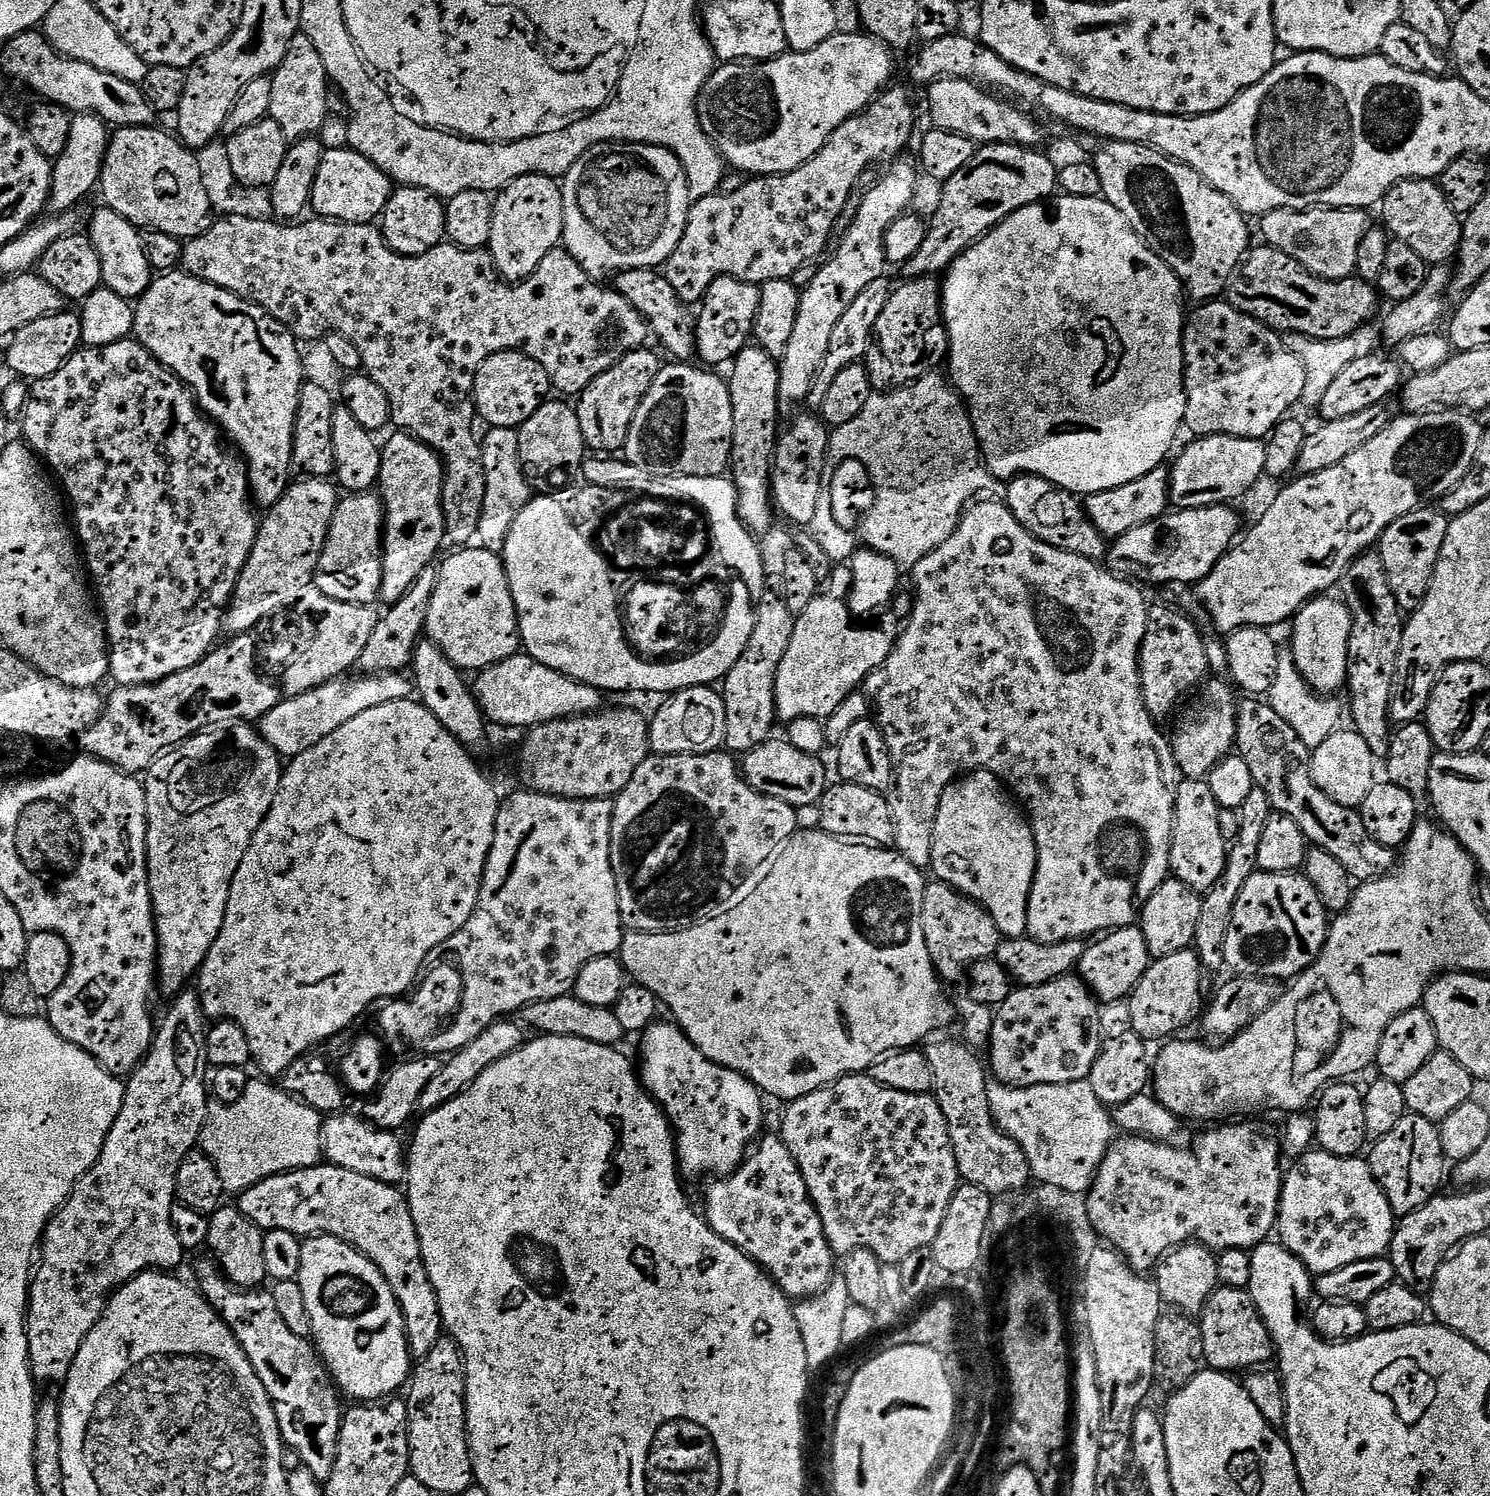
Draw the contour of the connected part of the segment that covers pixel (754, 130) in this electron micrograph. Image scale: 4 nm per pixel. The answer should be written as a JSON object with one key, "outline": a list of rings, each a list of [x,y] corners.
{"outline":[[[837,31],[835,36],[822,42],[822,46],[809,52],[789,50],[782,56],[763,62],[728,62],[712,73],[710,88],[713,92],[708,100],[706,116],[716,146],[731,167],[733,164],[738,171],[749,172],[747,175],[752,178],[785,176],[798,170],[824,149],[824,143],[851,116],[860,115],[893,83],[893,49],[875,36],[844,31]]]}

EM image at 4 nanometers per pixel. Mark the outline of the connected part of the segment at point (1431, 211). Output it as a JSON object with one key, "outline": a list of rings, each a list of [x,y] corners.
{"outline":[[[1404,180],[1396,184],[1384,196],[1383,208],[1383,227],[1399,243],[1410,246],[1410,250],[1429,266],[1447,265],[1447,260],[1457,255],[1462,239],[1462,220],[1436,180]]]}

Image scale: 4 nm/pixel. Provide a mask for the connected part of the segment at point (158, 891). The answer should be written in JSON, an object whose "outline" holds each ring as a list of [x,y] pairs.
{"outline":[[[240,722],[235,726],[229,727],[225,732],[228,732],[225,734],[225,736],[208,736],[212,734],[196,734],[193,735],[190,742],[185,742],[165,752],[164,755],[152,765],[150,769],[150,775],[147,777],[149,780],[146,780],[146,791],[148,794],[148,885],[152,891],[152,908],[156,911],[156,938],[160,942],[160,951],[158,953],[158,984],[159,987],[163,989],[163,991],[165,988],[166,991],[172,992],[171,994],[179,993],[181,989],[187,985],[184,983],[186,983],[187,980],[199,970],[200,963],[202,963],[203,960],[211,954],[211,952],[213,955],[214,949],[217,947],[218,941],[220,939],[220,931],[224,929],[224,919],[226,918],[226,910],[228,909],[228,899],[230,898],[230,890],[232,889],[232,883],[236,877],[236,871],[240,868],[242,858],[247,854],[248,847],[252,844],[253,834],[255,834],[256,831],[260,829],[260,824],[266,818],[268,811],[272,809],[272,803],[274,802],[274,798],[280,789],[280,777],[282,775],[282,767],[280,768],[280,764],[282,764],[282,757],[280,757],[276,751],[265,742],[264,737],[260,735],[259,731],[257,731],[257,729],[253,727],[251,723]]]}

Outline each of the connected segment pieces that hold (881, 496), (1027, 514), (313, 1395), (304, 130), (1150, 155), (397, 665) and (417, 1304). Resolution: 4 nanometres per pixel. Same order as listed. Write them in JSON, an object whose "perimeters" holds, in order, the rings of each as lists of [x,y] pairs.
{"perimeters":[[[[929,374],[922,379],[916,380],[906,388],[898,388],[890,392],[874,394],[866,402],[862,414],[850,422],[846,422],[842,427],[835,429],[831,433],[830,443],[828,445],[829,463],[846,463],[859,468],[865,468],[869,471],[870,478],[873,479],[873,488],[876,491],[875,505],[870,513],[866,515],[862,522],[862,531],[864,530],[865,544],[871,551],[879,553],[881,556],[888,556],[897,564],[910,568],[915,566],[922,558],[926,558],[942,542],[946,542],[954,534],[956,527],[960,525],[960,519],[966,509],[977,499],[976,496],[990,481],[988,466],[984,462],[984,453],[980,450],[980,439],[976,436],[976,428],[972,425],[972,414],[968,410],[968,405],[963,396],[950,383],[947,375]]],[[[1027,474],[1015,477],[1007,485],[1007,488],[1006,503],[1008,508],[1018,523],[1031,536],[1054,546],[1058,550],[1078,554],[1087,560],[1100,562],[1105,559],[1105,536],[1095,528],[1094,522],[1087,516],[1081,497],[1060,488],[1057,484],[1051,484],[1046,478]]],[[[212,1256],[198,1261],[194,1272],[200,1294],[219,1311],[221,1319],[243,1346],[244,1353],[251,1356],[259,1371],[268,1370],[269,1374],[265,1373],[262,1379],[275,1406],[280,1435],[287,1447],[300,1456],[305,1469],[317,1479],[326,1480],[336,1467],[344,1410],[340,1408],[339,1389],[323,1357],[309,1339],[294,1334],[288,1328],[269,1291],[237,1289],[224,1277]]],[[[307,38],[297,39],[271,79],[273,94],[269,106],[270,119],[282,126],[282,134],[289,142],[315,137],[320,132],[319,128],[328,120],[330,79],[327,66],[311,41]]],[[[1108,142],[1094,158],[1094,165],[1101,176],[1103,199],[1108,200],[1127,220],[1142,223],[1148,227],[1146,236],[1154,245],[1160,257],[1168,263],[1170,270],[1180,279],[1181,285],[1189,297],[1196,302],[1212,302],[1224,292],[1236,263],[1249,255],[1248,224],[1245,213],[1226,194],[1222,194],[1202,174],[1190,166],[1169,160],[1158,150],[1141,144],[1117,144]]],[[[429,566],[408,588],[408,592],[397,604],[387,609],[388,613],[381,615],[376,623],[374,634],[370,634],[370,642],[366,642],[366,650],[360,656],[359,667],[365,668],[368,674],[403,673],[413,663],[413,656],[422,640],[422,633],[428,623],[428,607],[430,598],[440,581],[440,569]]],[[[321,1162],[313,1166],[313,1168],[300,1168],[297,1172],[285,1172],[282,1176],[271,1176],[262,1182],[258,1182],[252,1188],[246,1188],[238,1196],[238,1207],[242,1215],[250,1222],[254,1222],[265,1233],[270,1231],[289,1231],[290,1234],[301,1238],[311,1238],[313,1236],[333,1236],[342,1242],[346,1242],[352,1248],[358,1249],[362,1255],[370,1262],[374,1262],[374,1266],[378,1266],[378,1270],[382,1270],[382,1274],[390,1282],[390,1286],[394,1290],[394,1294],[400,1299],[400,1306],[404,1309],[404,1323],[408,1334],[408,1343],[417,1357],[423,1358],[432,1351],[432,1347],[436,1345],[436,1341],[442,1336],[442,1321],[440,1319],[440,1302],[436,1298],[436,1291],[432,1288],[432,1279],[428,1277],[428,1267],[424,1265],[424,1252],[420,1248],[420,1231],[416,1229],[416,1223],[412,1217],[412,1211],[408,1205],[407,1195],[397,1185],[387,1184],[384,1181],[375,1180],[372,1177],[366,1177],[365,1174],[355,1173],[354,1170],[339,1168],[336,1164],[329,1162]]]]}

